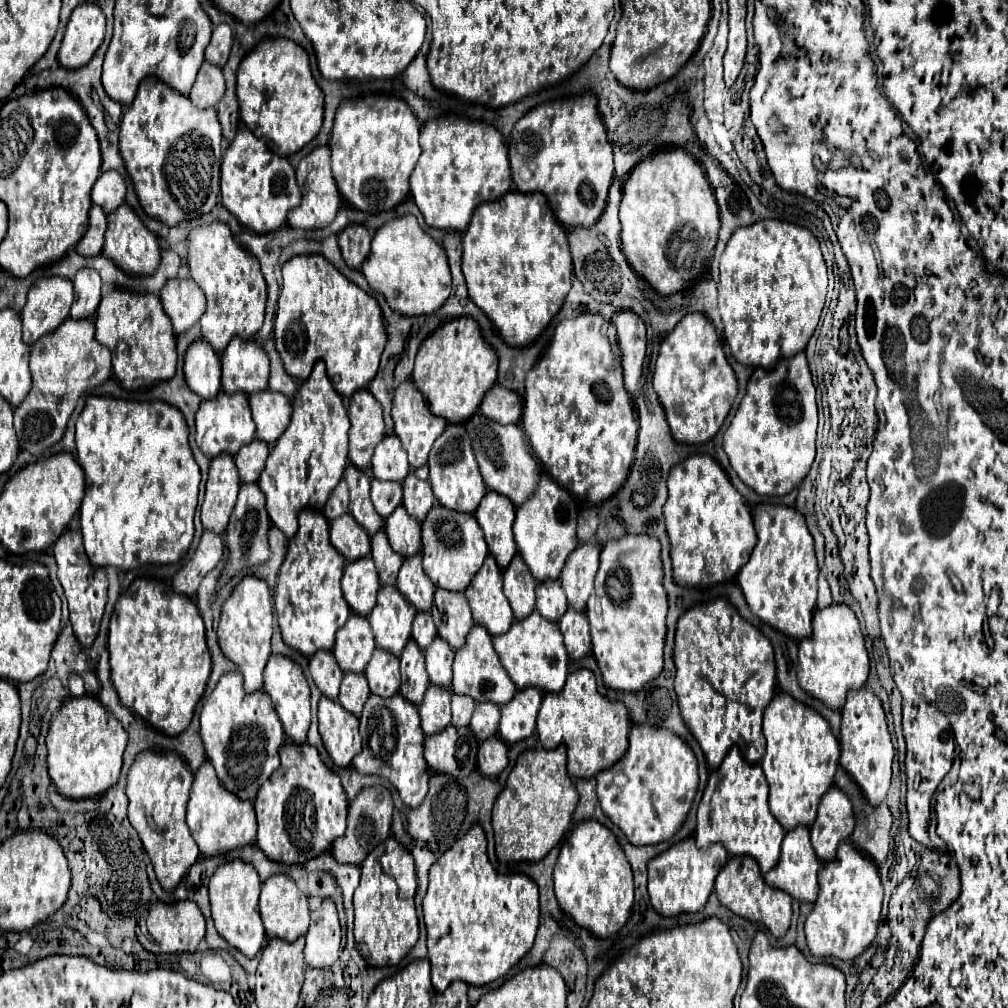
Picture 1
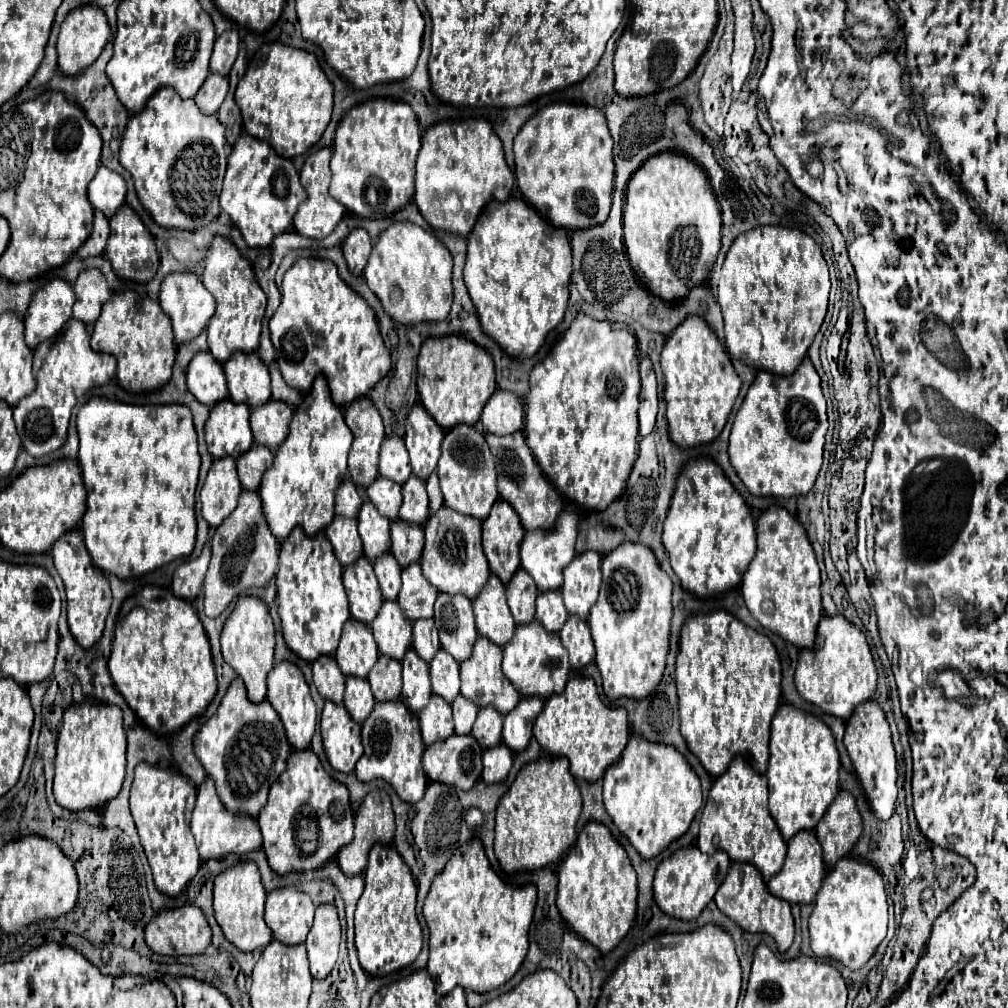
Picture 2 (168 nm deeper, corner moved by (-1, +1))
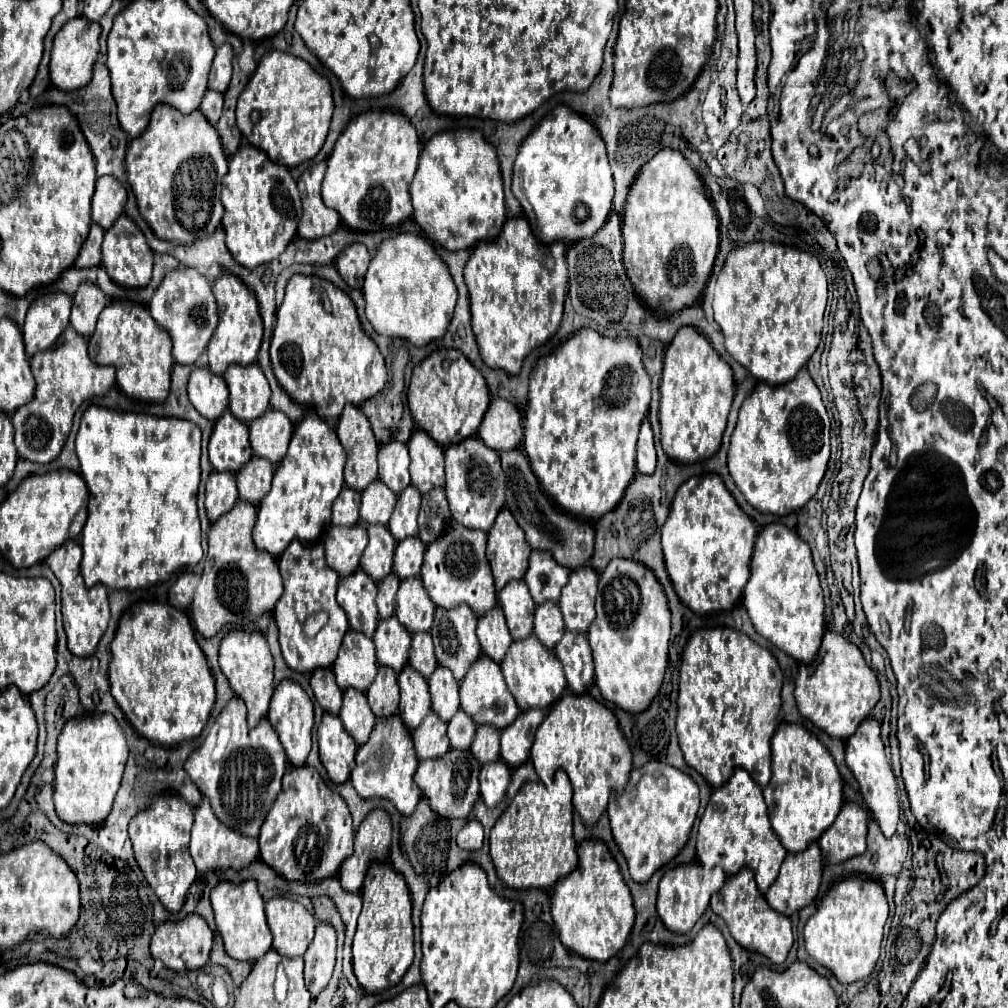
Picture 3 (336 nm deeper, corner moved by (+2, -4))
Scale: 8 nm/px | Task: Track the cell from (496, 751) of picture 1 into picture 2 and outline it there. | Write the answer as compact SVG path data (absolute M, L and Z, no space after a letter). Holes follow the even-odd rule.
M500 743L492 749L484 751L484 771L482 771L482 781L486 783L500 783L508 777L508 771L512 767L512 751Z

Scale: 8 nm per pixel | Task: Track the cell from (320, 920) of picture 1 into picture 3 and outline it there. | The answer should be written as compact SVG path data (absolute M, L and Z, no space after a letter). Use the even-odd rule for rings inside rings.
M319 922L315 926L315 938L305 952L305 984L311 996L319 994L327 984L335 968L335 928Z

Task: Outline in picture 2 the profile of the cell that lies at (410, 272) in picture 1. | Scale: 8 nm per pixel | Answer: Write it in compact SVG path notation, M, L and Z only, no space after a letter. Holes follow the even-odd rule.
M398 221L392 223L378 239L378 243L372 249L372 255L368 259L368 265L364 269L364 279L372 293L380 299L386 315L402 325L414 325L420 321L444 321L452 307L452 257L444 243L440 243L432 233L424 231L422 227L410 223L410 221ZM398 287L402 297L400 301L390 299L390 289Z

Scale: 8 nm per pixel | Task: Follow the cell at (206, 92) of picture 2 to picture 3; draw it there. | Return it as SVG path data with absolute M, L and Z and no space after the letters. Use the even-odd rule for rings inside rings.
M207 90L203 100L201 100L201 106L199 110L203 112L203 116L215 124L219 120L219 114L221 114L221 108L223 108L223 94L215 92L215 90Z

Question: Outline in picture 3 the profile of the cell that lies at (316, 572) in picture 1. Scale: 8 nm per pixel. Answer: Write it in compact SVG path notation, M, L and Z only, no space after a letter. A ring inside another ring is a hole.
M321 542L309 544L309 546L299 544L299 546L287 548L277 558L277 564L285 582L285 592L277 600L277 616L275 616L283 658L287 666L295 672L313 672L315 668L323 668L323 666L329 668L337 658L337 650L339 650L339 642L343 634L349 630L345 610L335 600L339 574L335 574L335 570L331 570L327 562L323 562ZM321 610L329 614L329 622L313 638L307 638L303 634L303 622L307 620L307 616Z

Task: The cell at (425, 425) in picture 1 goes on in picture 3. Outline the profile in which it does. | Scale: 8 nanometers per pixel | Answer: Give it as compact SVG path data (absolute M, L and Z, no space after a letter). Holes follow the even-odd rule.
M415 428L409 440L409 456L411 456L411 484L419 488L421 494L443 486L443 446L439 446L425 430Z

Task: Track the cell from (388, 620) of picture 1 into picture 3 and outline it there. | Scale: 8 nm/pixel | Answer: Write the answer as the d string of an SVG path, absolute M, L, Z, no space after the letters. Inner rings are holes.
M395 616L379 620L379 626L373 634L373 642L377 648L377 660L381 666L389 666L395 672L403 670L403 666L409 660L411 634Z

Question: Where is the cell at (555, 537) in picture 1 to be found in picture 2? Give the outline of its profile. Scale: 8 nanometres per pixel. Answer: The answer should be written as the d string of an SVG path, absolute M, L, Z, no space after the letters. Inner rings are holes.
M566 507L564 513L558 519L554 531L526 531L522 547L520 547L522 569L532 575L532 579L534 579L540 593L562 587L562 569L574 559L576 525L578 525L576 513L572 511L572 507Z

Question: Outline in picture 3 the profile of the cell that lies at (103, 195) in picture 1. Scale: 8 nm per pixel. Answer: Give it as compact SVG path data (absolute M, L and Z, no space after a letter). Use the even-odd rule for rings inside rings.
M101 176L97 178L95 194L91 200L91 218L95 224L107 230L117 216L123 214L123 206L127 200L127 192L117 178Z

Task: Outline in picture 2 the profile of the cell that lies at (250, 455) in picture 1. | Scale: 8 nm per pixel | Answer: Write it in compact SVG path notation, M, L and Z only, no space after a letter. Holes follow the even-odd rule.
M254 443L250 447L250 451L246 451L238 459L238 479L240 479L242 487L250 489L250 491L258 491L262 475L266 473L266 469L270 469L272 461L274 461L272 451L264 445Z

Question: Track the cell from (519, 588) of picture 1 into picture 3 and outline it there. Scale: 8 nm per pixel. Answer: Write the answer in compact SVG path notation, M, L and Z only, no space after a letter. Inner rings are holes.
M511 580L499 592L497 598L505 612L513 640L527 638L533 630L533 612L535 612L535 602L527 590L527 584L523 580Z

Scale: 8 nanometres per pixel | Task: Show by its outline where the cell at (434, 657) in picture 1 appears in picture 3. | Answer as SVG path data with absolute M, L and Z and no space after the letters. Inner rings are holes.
M439 666L429 676L429 692L431 692L431 708L449 722L453 714L459 710L459 682L453 678L451 670Z

